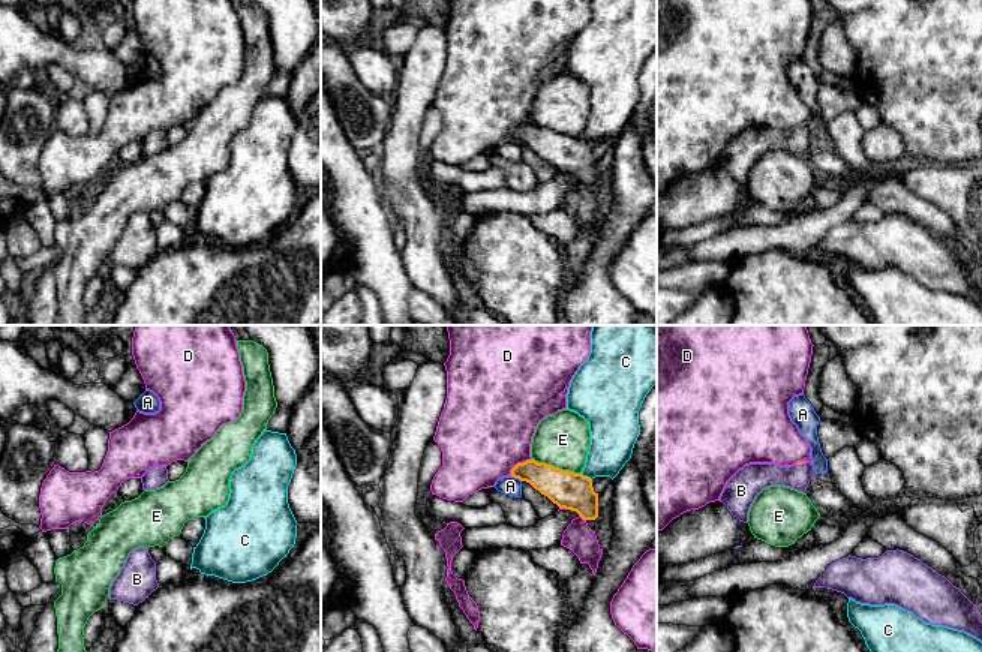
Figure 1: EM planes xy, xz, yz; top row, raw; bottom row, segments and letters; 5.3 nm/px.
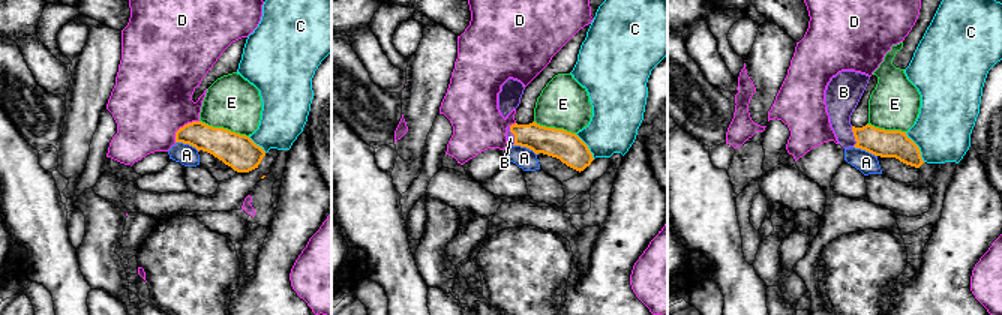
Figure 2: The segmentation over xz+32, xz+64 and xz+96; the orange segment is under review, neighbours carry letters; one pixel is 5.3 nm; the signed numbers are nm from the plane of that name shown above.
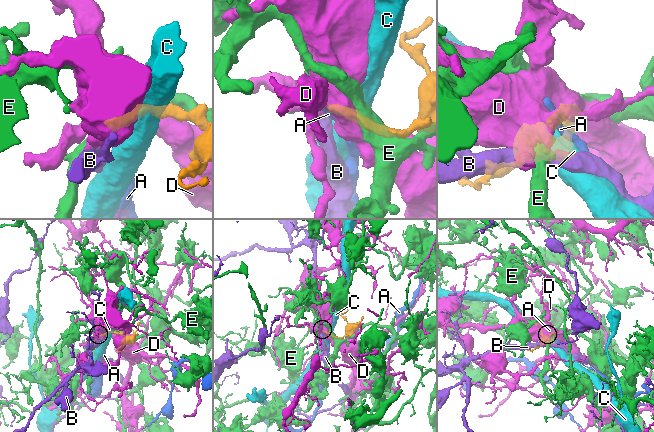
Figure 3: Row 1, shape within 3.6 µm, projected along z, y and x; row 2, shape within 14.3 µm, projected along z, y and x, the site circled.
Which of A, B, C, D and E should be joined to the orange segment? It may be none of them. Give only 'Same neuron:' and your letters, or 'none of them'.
Same neuron: B

